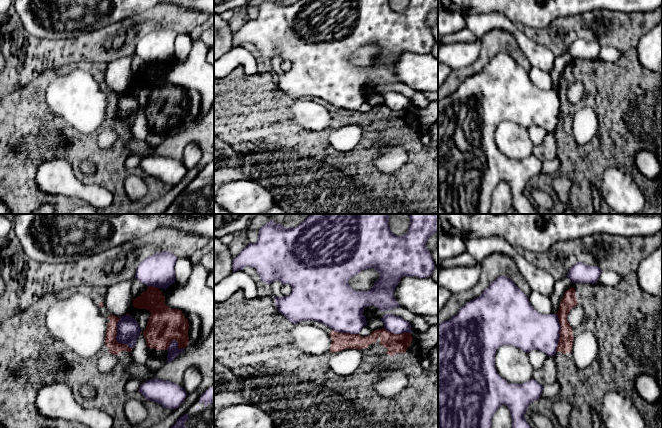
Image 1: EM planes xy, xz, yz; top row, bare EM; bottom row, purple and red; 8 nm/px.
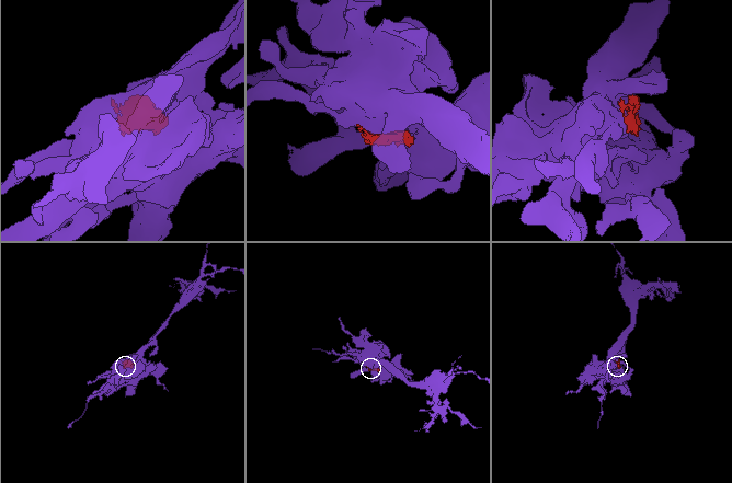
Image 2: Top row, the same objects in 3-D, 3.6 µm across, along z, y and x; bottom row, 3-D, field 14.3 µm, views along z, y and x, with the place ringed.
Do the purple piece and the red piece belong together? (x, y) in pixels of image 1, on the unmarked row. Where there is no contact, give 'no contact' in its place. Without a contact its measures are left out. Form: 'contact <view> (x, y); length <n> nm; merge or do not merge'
contact xy (116, 113); length 280 nm; do not merge

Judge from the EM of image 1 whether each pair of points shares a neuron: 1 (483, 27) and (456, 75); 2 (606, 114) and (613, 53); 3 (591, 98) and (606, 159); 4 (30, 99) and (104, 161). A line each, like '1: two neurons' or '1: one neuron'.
1: two neurons
2: two neurons
3: one neuron
4: one neuron

